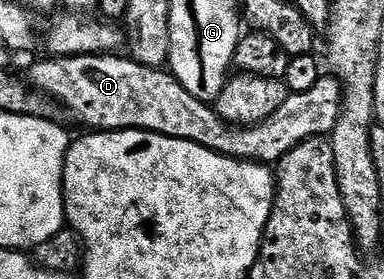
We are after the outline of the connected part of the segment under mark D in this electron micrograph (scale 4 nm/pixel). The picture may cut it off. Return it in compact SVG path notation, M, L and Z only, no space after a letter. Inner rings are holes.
M122 54L49 59L31 66L29 83L55 105L63 104L80 123L87 124L87 129L119 132L121 128L139 128L159 132L196 142L213 152L235 156L237 160L253 160L267 166L277 165L300 142L333 132L342 109L341 84L333 78L321 78L307 93L287 95L284 106L264 118L264 122L249 126L228 124L211 105L200 102L200 98L192 98L178 79L162 68L137 64Z

